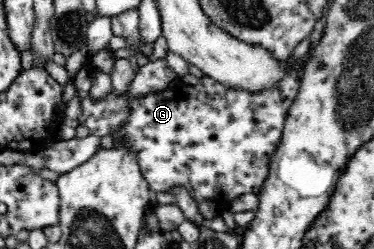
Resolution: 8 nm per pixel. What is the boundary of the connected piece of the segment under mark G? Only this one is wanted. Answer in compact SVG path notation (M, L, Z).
M296 68L291 70L276 88L269 88L258 94L229 88L204 75L196 85L187 85L177 79L164 90L132 100L127 100L125 94L108 94L102 100L93 102L89 94L85 95L81 101L83 113L78 120L99 137L113 133L116 135L116 145L121 143L121 138L126 137L128 143L132 143L137 151L143 177L148 181L153 193L169 192L173 185L180 185L186 187L189 195L196 201L211 199L217 205L217 211L221 213L235 197L243 193L258 194L263 187L269 173L270 157L282 141L284 121L299 88Z

